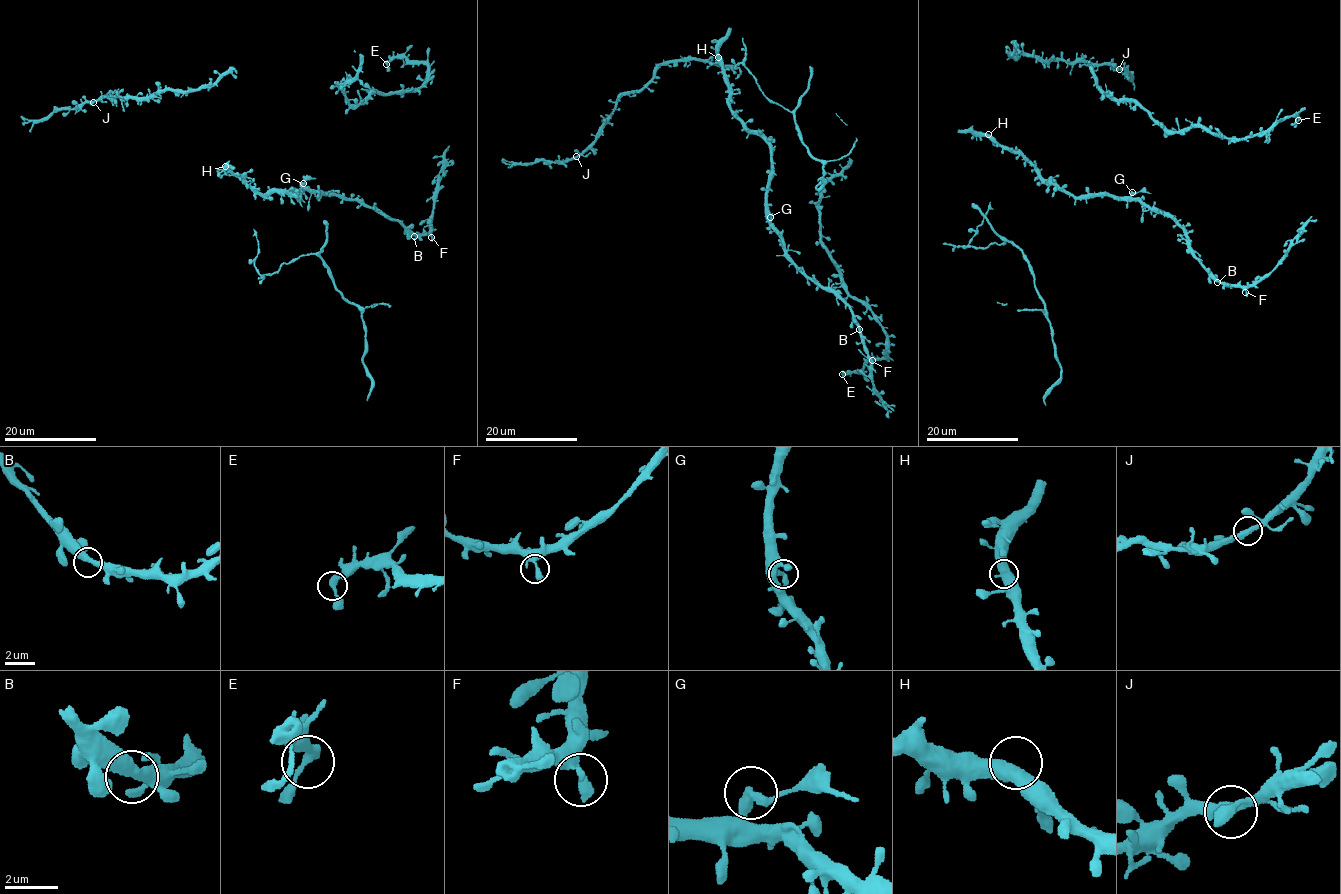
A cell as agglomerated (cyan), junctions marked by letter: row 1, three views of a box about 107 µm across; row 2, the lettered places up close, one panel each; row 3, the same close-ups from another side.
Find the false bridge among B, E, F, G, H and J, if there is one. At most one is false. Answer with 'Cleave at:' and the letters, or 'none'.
Cleave at: G

